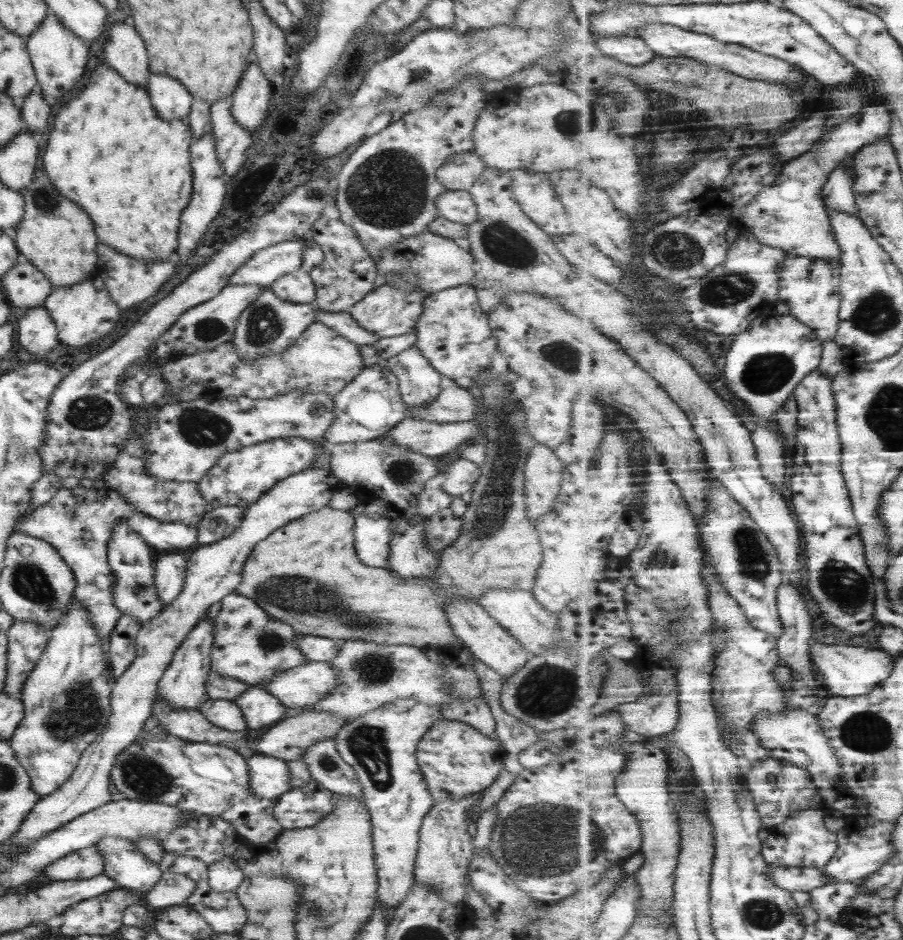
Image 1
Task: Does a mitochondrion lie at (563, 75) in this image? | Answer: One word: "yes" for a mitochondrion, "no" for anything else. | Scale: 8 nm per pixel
no

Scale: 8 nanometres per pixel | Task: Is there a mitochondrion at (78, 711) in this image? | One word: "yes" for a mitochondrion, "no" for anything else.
yes

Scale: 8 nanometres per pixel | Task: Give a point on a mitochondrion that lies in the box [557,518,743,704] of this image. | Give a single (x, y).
(661, 605)

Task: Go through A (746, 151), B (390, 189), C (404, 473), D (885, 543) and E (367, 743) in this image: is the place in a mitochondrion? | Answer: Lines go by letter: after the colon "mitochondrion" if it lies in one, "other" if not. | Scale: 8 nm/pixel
A: other
B: mitochondrion
C: mitochondrion
D: other
E: mitochondrion

